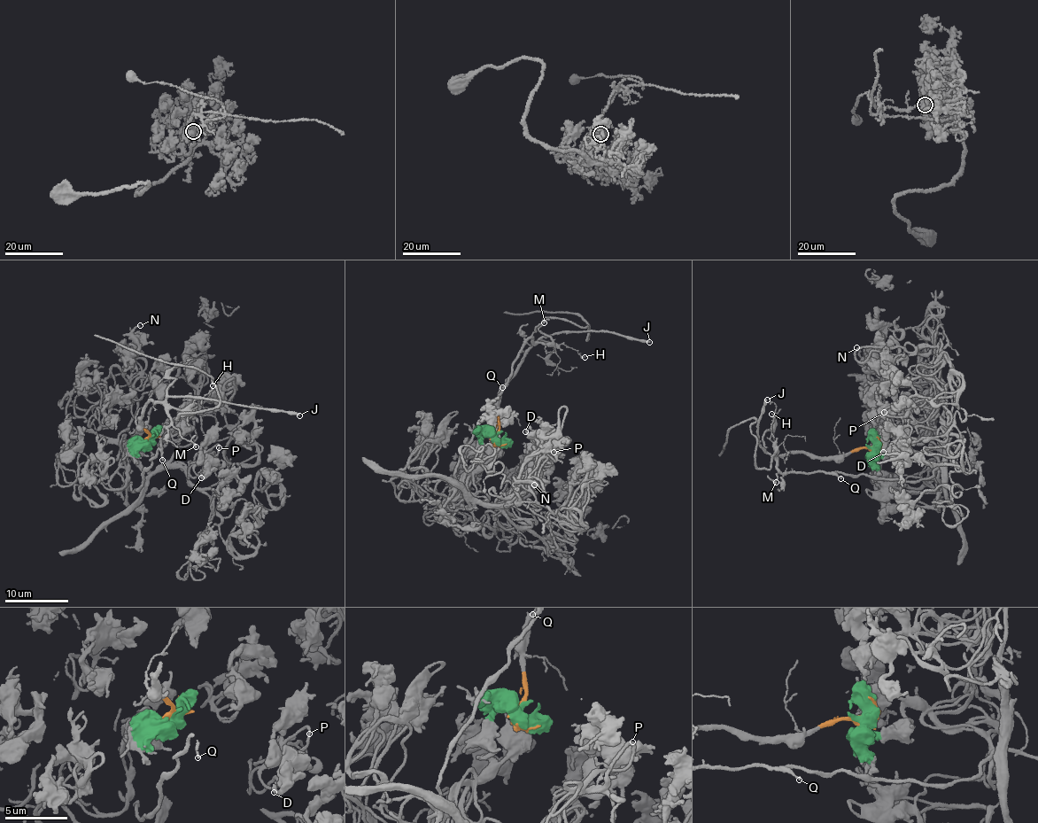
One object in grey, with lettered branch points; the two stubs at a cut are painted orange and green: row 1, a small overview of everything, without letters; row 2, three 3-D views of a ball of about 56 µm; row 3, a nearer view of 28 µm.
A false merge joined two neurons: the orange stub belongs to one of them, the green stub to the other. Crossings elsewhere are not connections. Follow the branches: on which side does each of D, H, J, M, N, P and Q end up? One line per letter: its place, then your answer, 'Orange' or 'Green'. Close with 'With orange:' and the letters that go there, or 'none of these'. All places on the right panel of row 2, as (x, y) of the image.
D: Place: (883, 452). Green
H: Place: (771, 414). Orange
J: Place: (767, 399). Orange
M: Place: (776, 482). Orange
N: Place: (856, 347). Green
P: Place: (884, 412). Green
Q: Place: (840, 478). Orange
With orange: H, J, M, Q

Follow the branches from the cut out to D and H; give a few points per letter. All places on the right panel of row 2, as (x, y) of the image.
D: (874, 446), (872, 455), (934, 432), (948, 438), (941, 422), (933, 430), (906, 413), (891, 414), (883, 453)
H: (874, 446), (824, 458), (794, 450), (774, 455), (777, 453), (770, 439), (772, 414)

